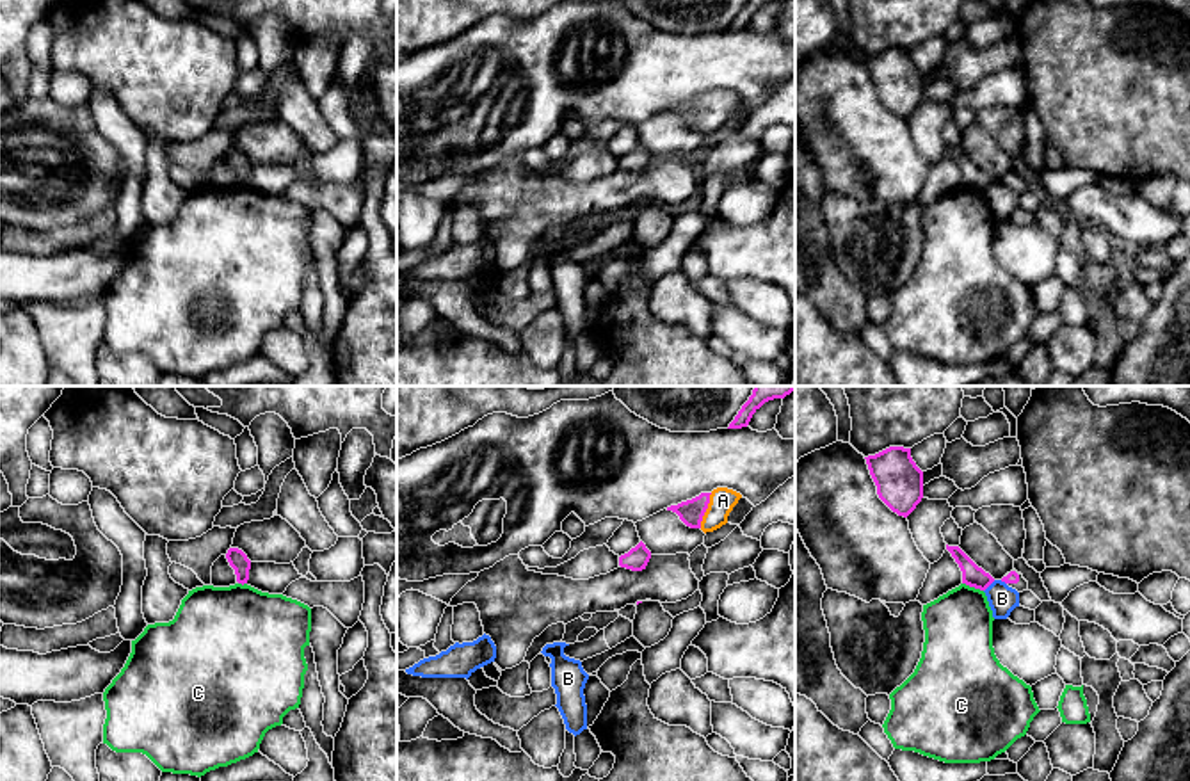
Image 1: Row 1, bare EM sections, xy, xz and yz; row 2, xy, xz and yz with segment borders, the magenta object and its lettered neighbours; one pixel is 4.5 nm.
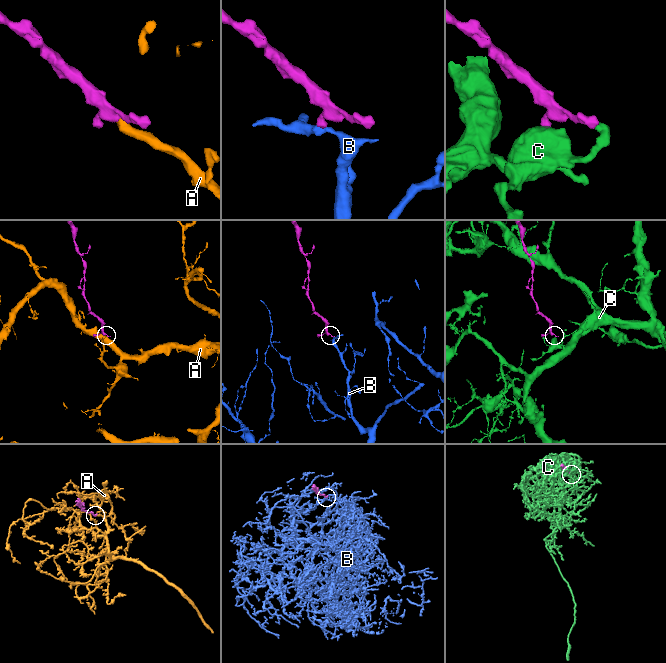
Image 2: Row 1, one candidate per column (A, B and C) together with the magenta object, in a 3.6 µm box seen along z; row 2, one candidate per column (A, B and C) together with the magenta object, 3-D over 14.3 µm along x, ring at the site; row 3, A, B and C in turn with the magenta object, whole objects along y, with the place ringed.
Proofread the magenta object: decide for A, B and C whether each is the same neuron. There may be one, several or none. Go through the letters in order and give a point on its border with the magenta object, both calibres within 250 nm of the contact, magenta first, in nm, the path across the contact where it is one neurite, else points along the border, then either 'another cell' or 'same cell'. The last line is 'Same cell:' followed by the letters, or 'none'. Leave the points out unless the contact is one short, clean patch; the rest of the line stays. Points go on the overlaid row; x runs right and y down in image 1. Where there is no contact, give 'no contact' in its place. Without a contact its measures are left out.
A: meets magenta in xz at (705, 511); 110 nm thick on the magenta side, 120 nm on the other; runs through xz (691, 513), (705, 511), (723, 500); same cell
B: meets magenta in yz at (989, 584); 100 nm thick on the magenta side, 130 nm on the other; border along yz (995, 580), (984, 591); another cell
C: meets magenta in yz at (973, 586); 100 nm thick on the magenta side, 300 nm on the other; another cell
Same cell: A

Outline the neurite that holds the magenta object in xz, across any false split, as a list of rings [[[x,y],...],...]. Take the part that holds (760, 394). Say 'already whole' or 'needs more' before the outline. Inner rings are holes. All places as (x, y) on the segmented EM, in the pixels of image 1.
already whole | [[[754,386],[752,395],[742,406],[735,420],[728,429],[742,429],[747,427],[752,415],[768,400],[784,399],[795,390],[795,386]]]

